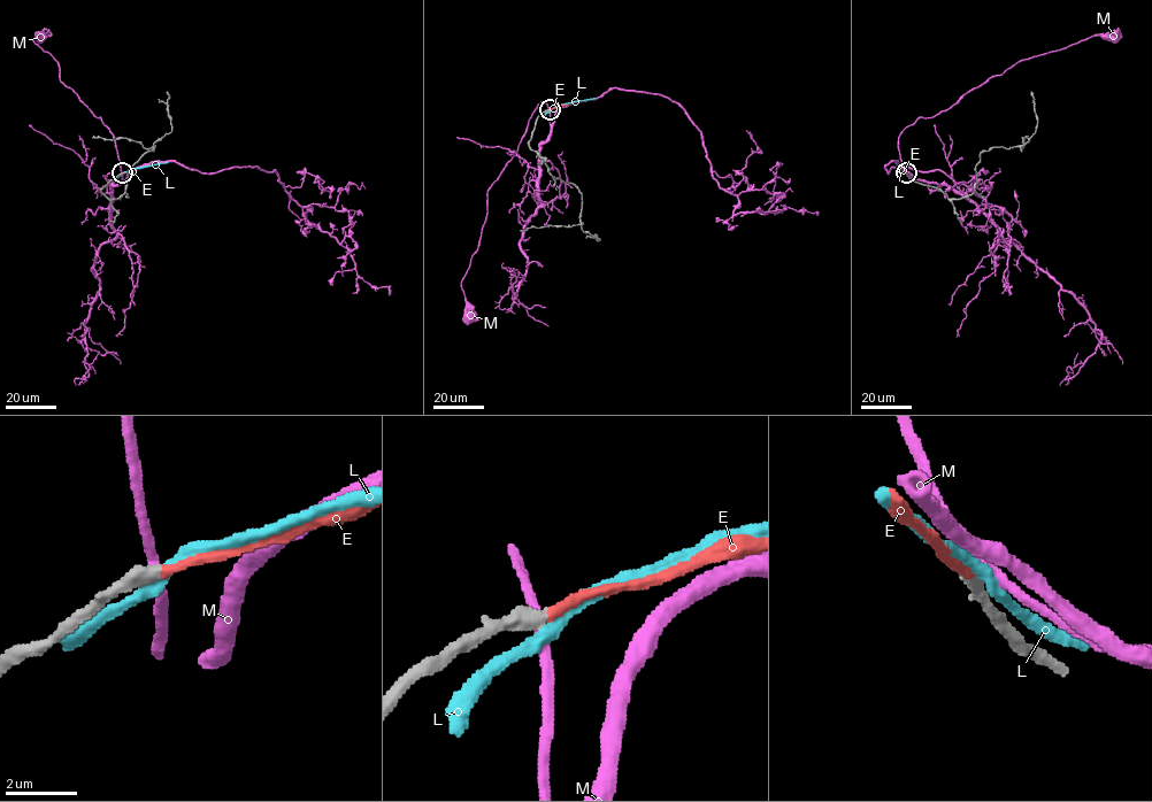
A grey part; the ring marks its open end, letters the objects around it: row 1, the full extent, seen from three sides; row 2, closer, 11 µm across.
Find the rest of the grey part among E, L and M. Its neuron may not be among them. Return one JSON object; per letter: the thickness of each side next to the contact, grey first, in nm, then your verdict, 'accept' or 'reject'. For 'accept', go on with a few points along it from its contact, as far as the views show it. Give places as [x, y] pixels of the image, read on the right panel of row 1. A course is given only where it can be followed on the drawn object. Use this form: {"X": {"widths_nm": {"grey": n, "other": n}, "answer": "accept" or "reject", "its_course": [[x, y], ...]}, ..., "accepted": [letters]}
{"E": {"widths_nm": {"grey": 480, "other": 280}, "answer": "accept"}, "L": {"widths_nm": {"grey": 500, "other": 360}, "answer": "reject"}, "M": {"widths_nm": {"grey": 500, "other": 280}, "answer": "reject"}, "accepted": ["E"]}

